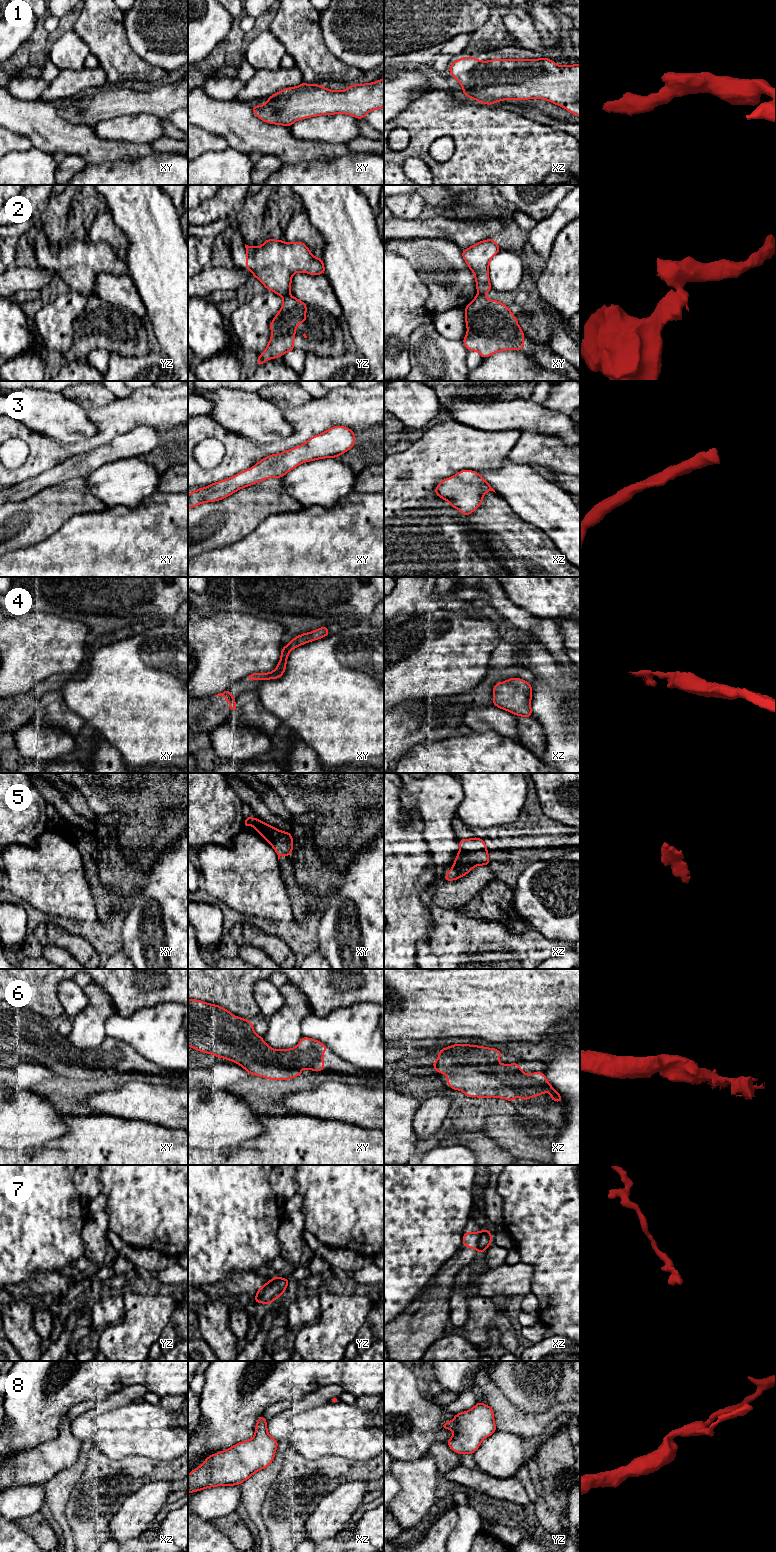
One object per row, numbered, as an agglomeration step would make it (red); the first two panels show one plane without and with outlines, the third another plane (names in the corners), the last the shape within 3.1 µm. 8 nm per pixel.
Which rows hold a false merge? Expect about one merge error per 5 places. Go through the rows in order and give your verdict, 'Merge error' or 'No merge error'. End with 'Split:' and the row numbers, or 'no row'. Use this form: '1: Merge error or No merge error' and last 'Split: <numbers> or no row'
1: No merge error
2: Merge error
3: No merge error
4: No merge error
5: No merge error
6: No merge error
7: Merge error
8: No merge error
Split: 2, 7

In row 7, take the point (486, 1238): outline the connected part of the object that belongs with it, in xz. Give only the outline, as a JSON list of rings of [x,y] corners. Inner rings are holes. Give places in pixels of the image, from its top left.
[[[483,1229],[481,1231],[481,1237],[480,1237],[480,1241],[478,1244],[479,1254],[484,1252],[488,1248],[488,1246],[491,1244],[491,1242],[492,1242],[491,1231],[489,1231],[487,1229]]]

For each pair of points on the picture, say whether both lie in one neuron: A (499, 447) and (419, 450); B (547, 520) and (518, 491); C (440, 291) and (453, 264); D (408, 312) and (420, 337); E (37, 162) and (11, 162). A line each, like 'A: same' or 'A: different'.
A: same
B: same
C: same
D: different
E: same

